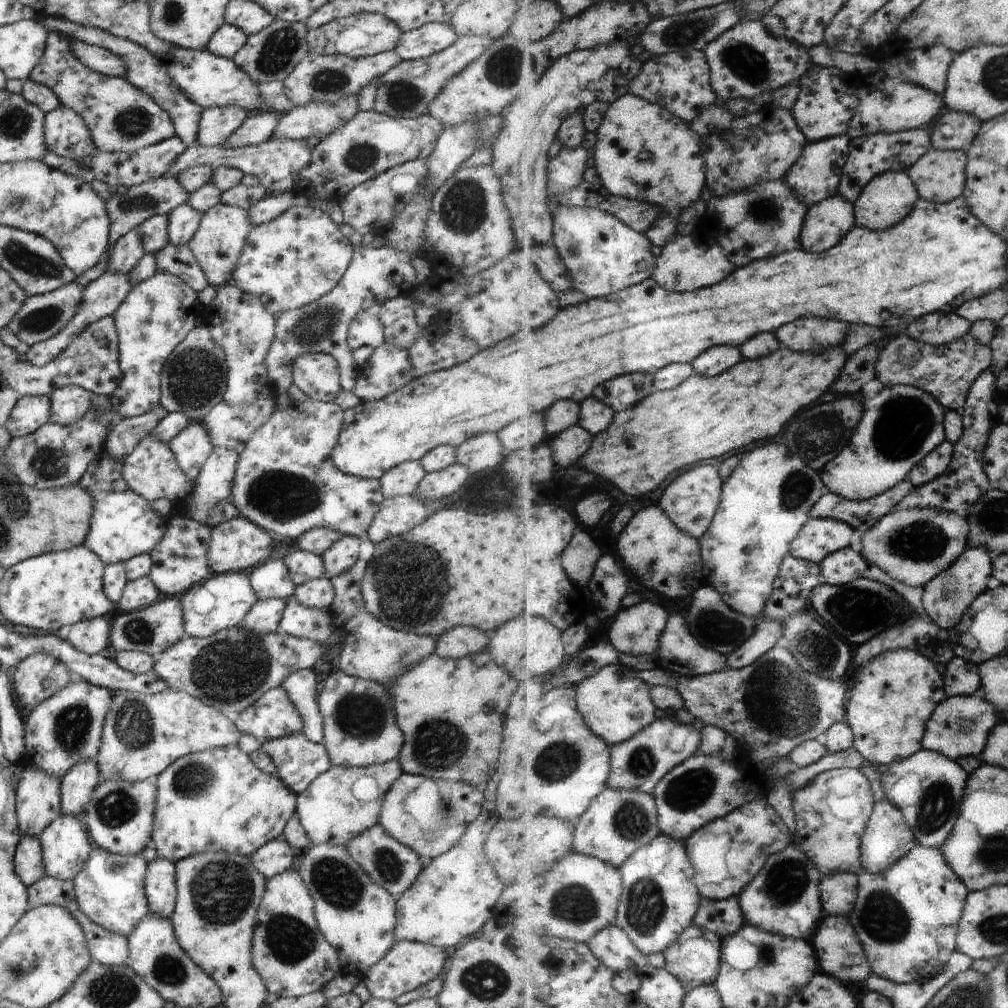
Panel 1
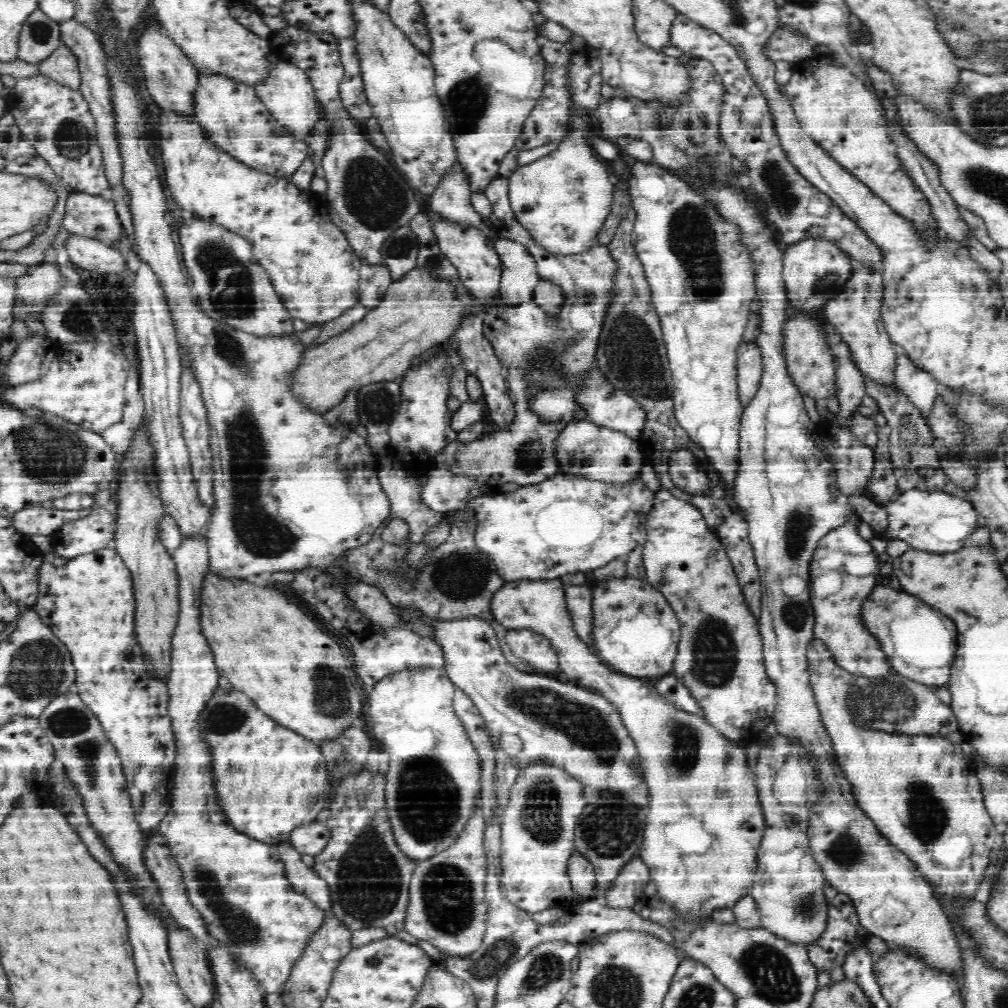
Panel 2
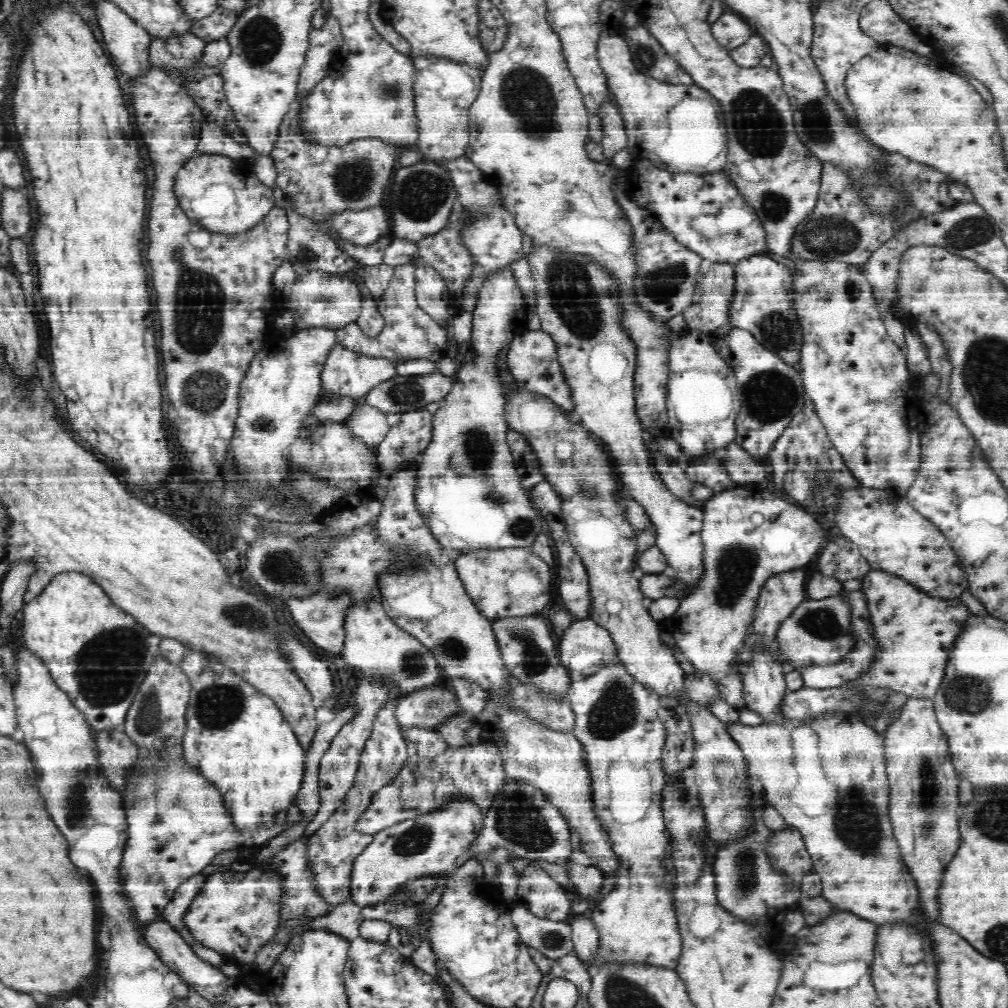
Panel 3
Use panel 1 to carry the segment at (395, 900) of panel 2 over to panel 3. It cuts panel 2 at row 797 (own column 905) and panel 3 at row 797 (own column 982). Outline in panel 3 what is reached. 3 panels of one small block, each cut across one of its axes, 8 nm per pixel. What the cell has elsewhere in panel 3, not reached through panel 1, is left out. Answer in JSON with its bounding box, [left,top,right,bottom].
[306,697,412,908]

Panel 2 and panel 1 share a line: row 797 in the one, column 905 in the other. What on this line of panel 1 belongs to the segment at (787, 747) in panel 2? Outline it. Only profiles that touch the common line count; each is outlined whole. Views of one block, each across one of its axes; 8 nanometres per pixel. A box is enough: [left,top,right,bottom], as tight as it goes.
[881,749,969,849]

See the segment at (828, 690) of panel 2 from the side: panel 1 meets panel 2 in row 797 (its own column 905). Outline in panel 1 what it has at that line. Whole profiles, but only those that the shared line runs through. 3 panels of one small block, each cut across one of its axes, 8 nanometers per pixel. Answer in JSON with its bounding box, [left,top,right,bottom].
[849,843,970,983]

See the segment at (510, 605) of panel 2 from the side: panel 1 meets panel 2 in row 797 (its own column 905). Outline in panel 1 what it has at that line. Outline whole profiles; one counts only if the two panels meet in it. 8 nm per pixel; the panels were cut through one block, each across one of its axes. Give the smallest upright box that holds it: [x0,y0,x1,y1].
[846,649,947,766]

